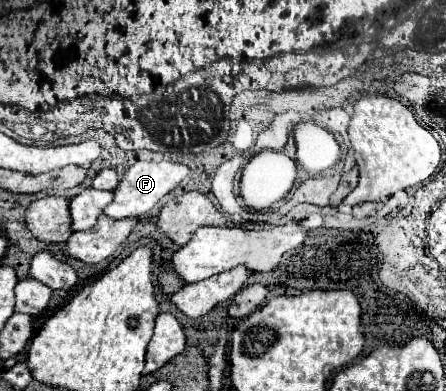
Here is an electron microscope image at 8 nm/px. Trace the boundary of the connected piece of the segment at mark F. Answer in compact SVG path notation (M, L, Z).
M137 161L131 165L121 183L115 187L115 199L109 207L105 207L105 215L113 219L125 219L125 217L143 217L149 213L167 193L171 193L187 175L191 169L183 163L175 161Z

